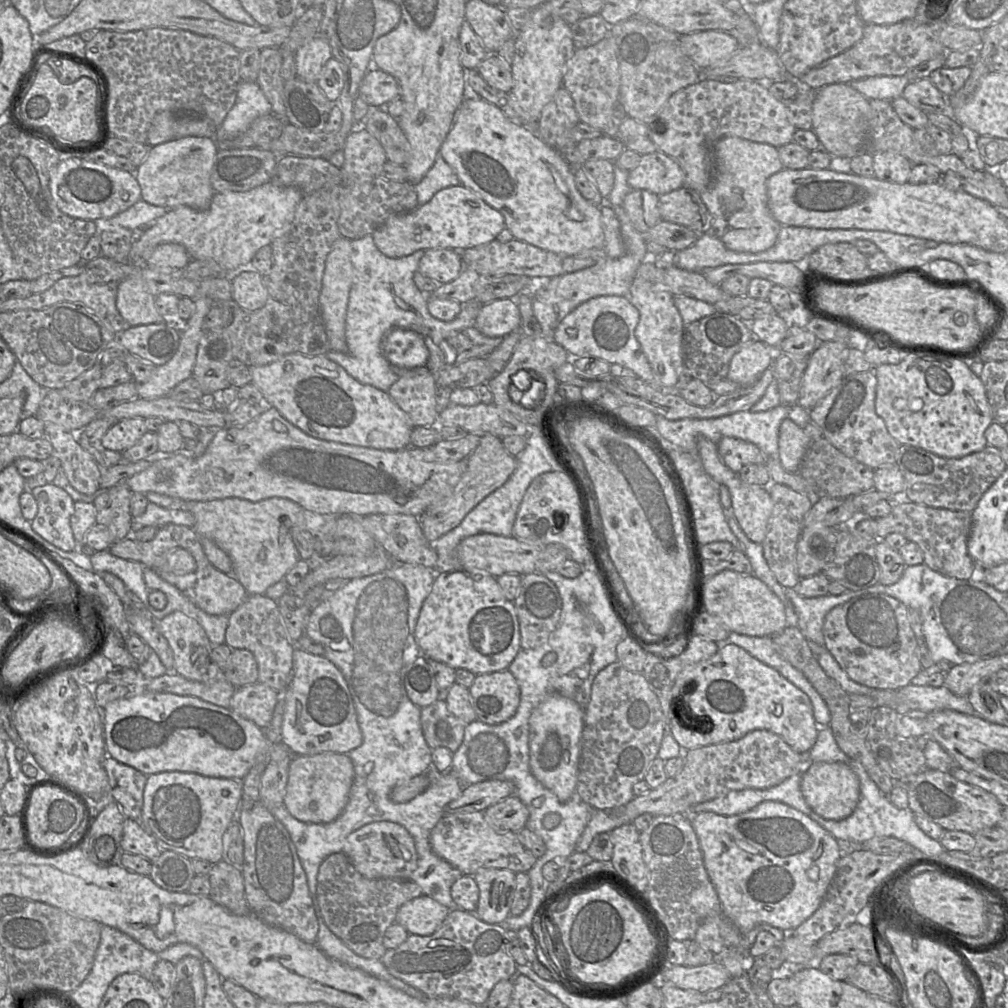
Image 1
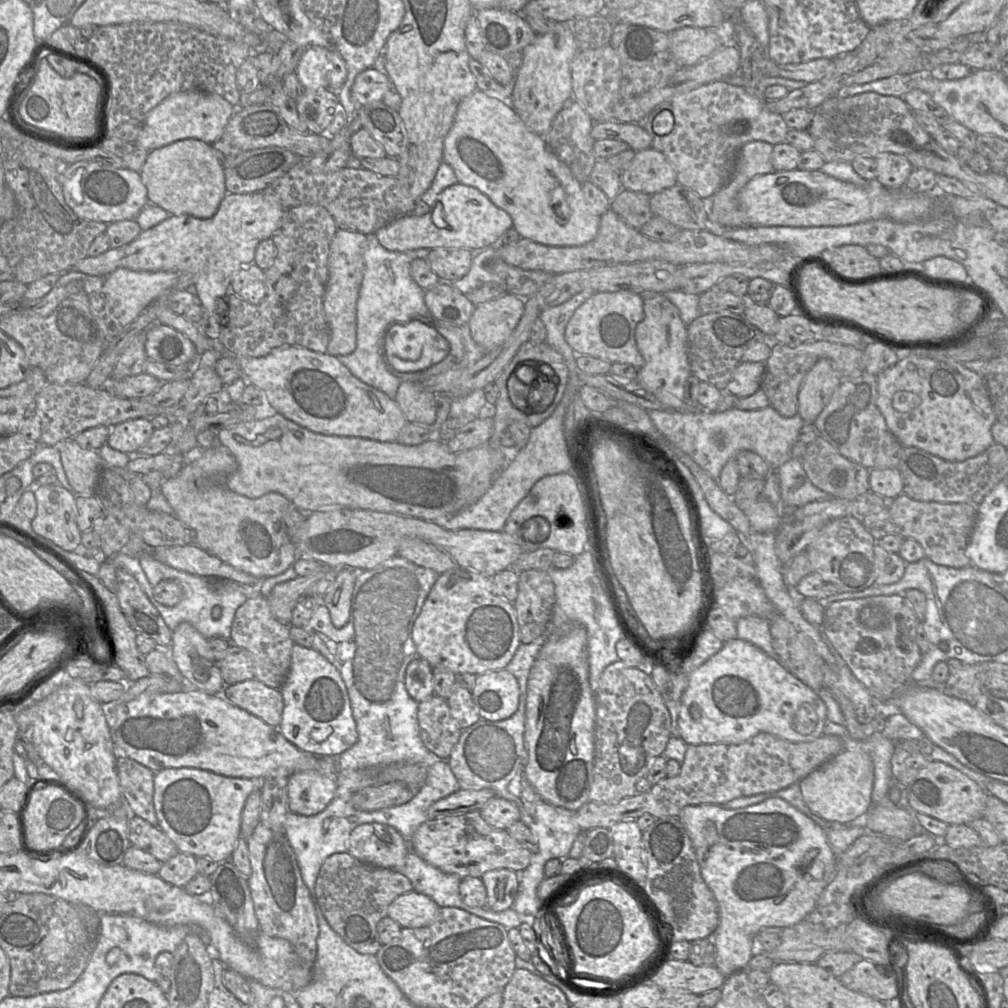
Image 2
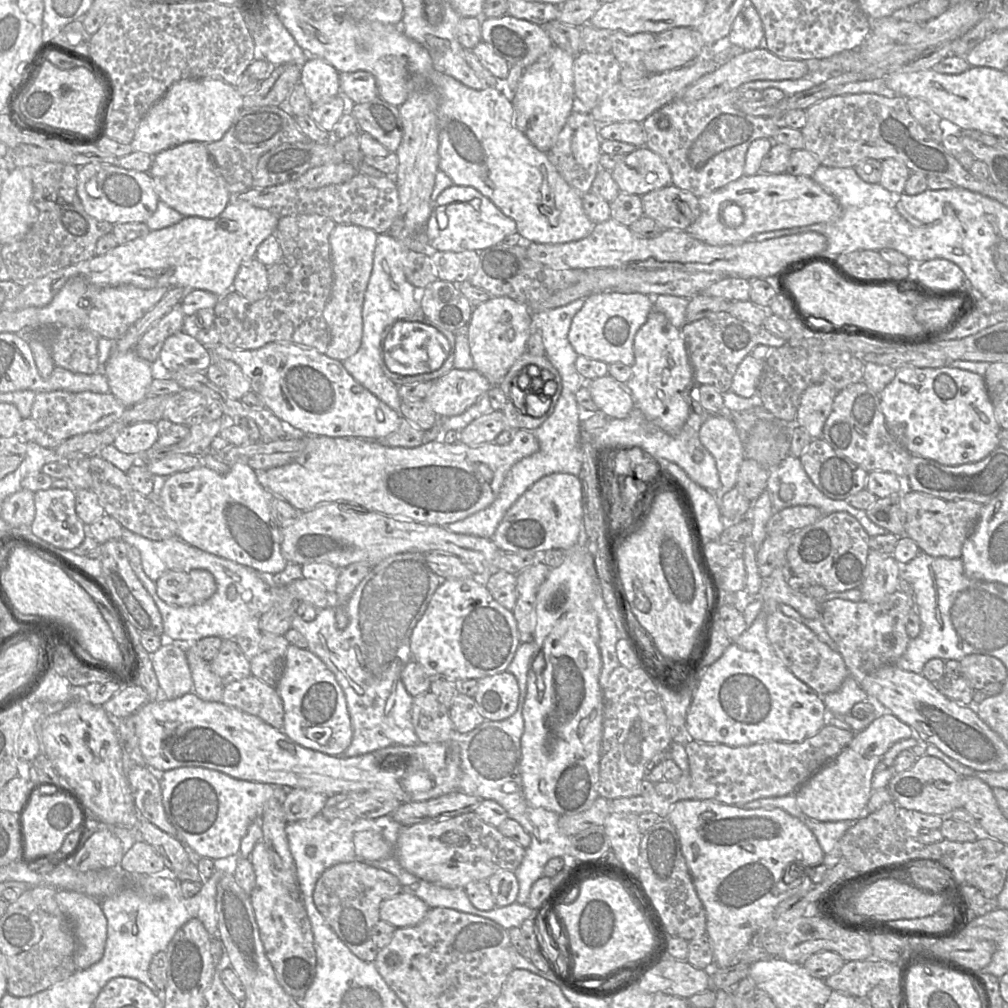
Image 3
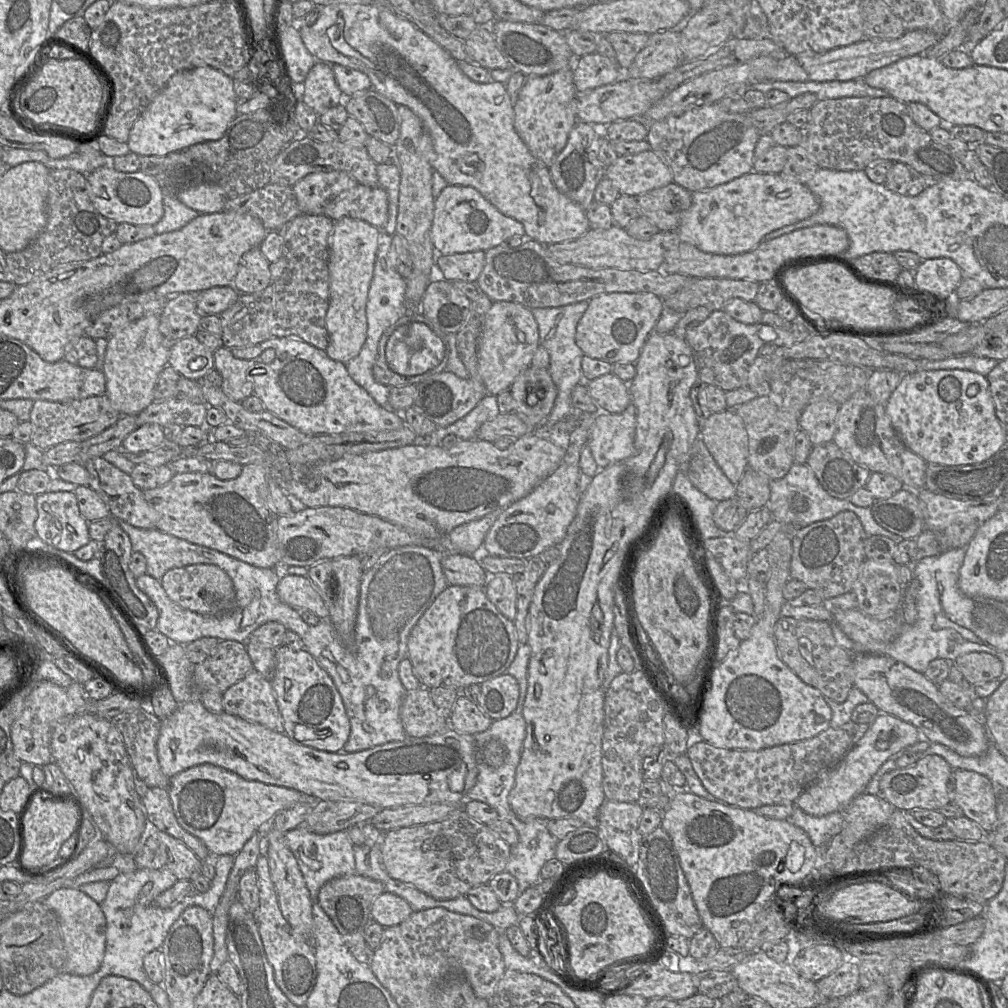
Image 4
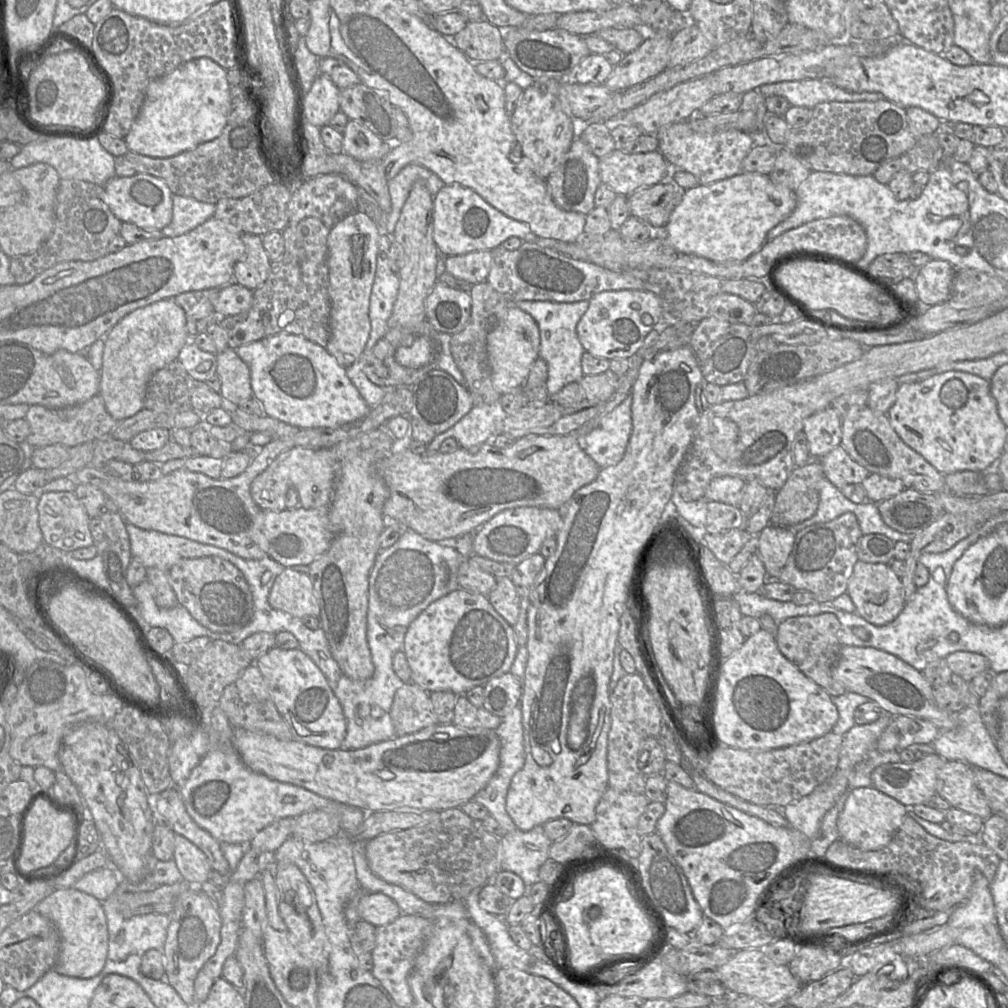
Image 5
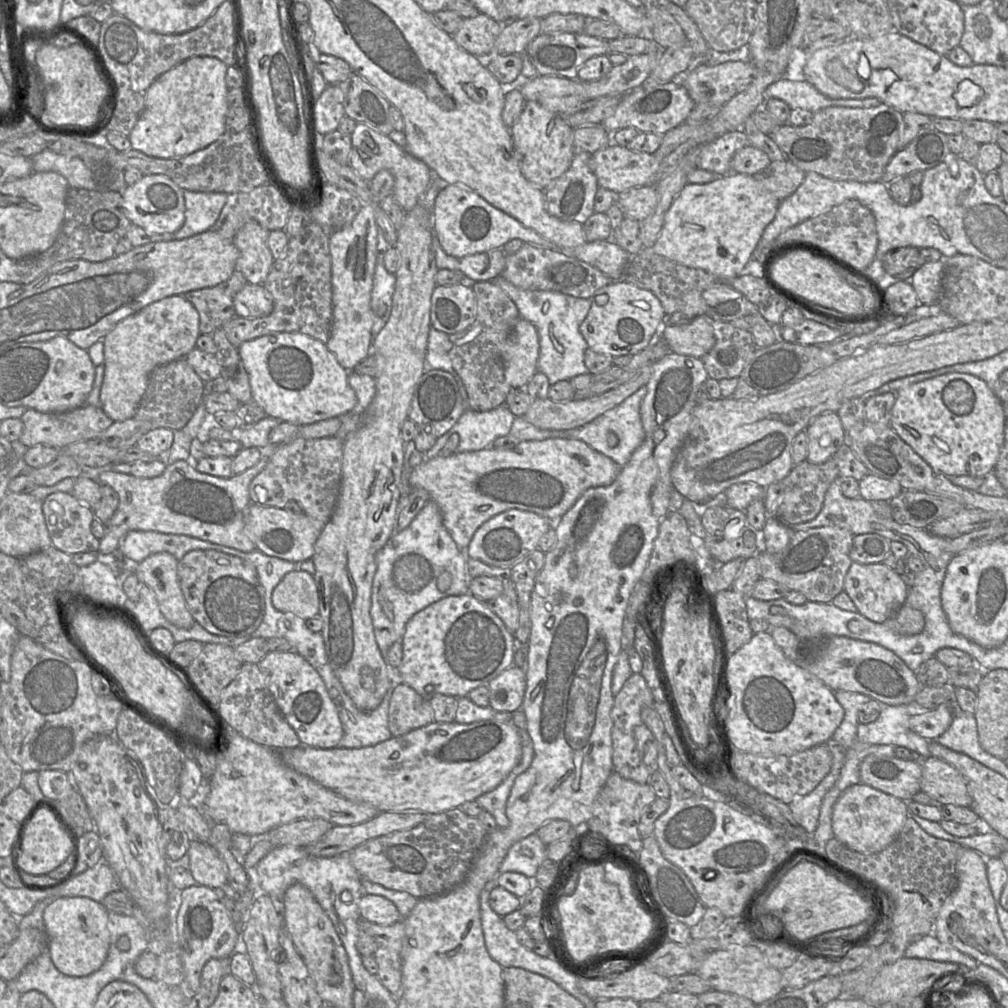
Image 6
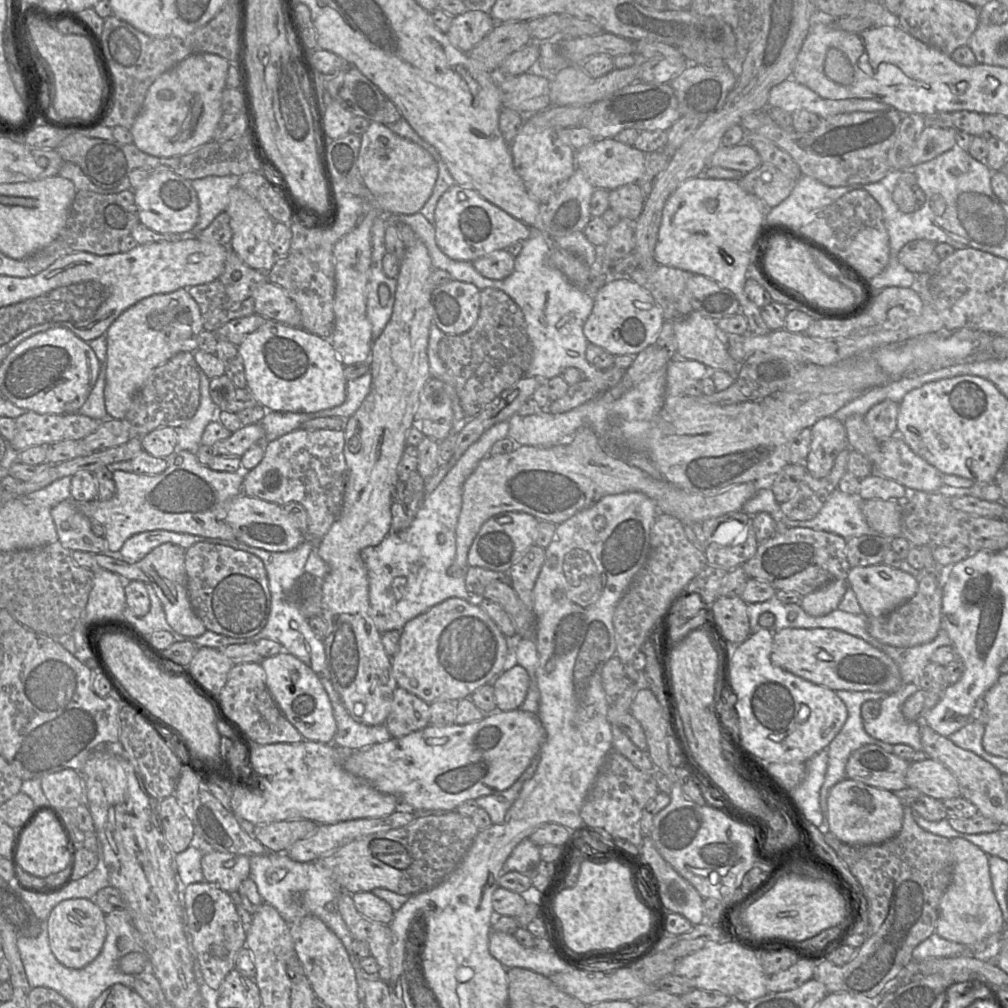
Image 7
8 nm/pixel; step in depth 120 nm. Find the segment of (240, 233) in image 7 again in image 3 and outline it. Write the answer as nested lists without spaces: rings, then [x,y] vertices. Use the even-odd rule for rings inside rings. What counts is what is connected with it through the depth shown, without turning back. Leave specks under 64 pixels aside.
[[[255,257],[243,264],[235,276],[232,290],[249,301],[261,300],[268,290],[267,266]]]

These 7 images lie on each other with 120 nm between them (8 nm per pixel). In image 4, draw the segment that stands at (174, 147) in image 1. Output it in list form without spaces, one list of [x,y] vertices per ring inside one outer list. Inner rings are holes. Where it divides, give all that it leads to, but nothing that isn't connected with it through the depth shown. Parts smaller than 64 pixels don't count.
[[[201,183],[179,191],[176,198],[200,214],[216,213],[224,209],[227,194],[215,183]]]

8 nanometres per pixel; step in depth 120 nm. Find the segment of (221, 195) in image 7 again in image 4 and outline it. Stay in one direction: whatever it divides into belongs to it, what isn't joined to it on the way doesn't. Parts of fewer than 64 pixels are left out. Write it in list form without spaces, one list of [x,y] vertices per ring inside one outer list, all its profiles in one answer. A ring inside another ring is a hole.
[[[164,192],[163,208],[163,217],[153,225],[156,234],[178,230],[200,215],[198,211],[180,202],[176,194],[165,194]]]

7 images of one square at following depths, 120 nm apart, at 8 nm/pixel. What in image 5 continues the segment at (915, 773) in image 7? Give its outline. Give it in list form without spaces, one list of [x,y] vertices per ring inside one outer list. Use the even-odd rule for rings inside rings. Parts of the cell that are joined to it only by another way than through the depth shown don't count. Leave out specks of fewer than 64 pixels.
[[[946,760],[938,770],[936,793],[952,807],[979,816],[984,821],[992,815],[984,795],[975,784],[972,766]]]

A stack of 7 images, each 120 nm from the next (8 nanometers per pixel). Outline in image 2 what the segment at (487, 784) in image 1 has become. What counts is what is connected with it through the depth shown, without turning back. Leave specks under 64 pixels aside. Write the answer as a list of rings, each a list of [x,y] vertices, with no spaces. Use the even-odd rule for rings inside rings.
[[[460,788],[451,795],[434,802],[428,809],[428,819],[451,816],[473,810],[480,810],[496,795],[493,790]]]

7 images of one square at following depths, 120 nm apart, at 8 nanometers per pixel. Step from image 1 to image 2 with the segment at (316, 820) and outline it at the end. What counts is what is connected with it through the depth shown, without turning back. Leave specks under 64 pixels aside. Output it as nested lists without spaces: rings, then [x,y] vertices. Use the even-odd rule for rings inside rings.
[[[317,771],[295,772],[288,777],[288,812],[313,816],[323,811],[335,796],[337,777],[326,777]]]

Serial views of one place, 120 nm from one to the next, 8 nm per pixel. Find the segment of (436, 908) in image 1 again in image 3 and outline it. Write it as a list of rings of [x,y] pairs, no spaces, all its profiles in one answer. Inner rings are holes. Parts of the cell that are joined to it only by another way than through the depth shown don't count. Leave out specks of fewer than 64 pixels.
[[[400,892],[381,903],[379,915],[382,921],[397,929],[418,924],[429,909],[426,903],[415,895]]]

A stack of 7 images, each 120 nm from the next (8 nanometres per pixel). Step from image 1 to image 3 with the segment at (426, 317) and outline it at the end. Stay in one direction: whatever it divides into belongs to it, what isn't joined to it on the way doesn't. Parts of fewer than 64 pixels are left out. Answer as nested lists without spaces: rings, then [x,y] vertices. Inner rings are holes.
[[[424,230],[400,240],[395,239],[389,232],[377,236],[372,271],[364,295],[361,345],[353,356],[342,361],[343,367],[358,383],[398,413],[402,401],[398,392],[399,386],[385,375],[381,366],[383,341],[393,324],[406,321],[407,317],[418,313],[424,290],[411,285],[405,277],[401,262],[401,253],[405,249],[418,253],[426,251],[427,236]]]

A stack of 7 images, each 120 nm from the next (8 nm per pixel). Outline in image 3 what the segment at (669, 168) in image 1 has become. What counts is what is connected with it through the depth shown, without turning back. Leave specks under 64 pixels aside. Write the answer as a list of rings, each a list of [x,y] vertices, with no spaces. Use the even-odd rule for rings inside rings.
[[[645,146],[625,155],[610,172],[620,192],[626,194],[643,196],[672,184],[668,165]]]

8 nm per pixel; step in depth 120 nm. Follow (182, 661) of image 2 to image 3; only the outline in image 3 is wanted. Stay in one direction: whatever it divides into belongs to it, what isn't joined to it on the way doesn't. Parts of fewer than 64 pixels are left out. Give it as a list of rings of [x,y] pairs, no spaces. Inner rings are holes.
[[[187,644],[185,653],[193,680],[193,692],[204,701],[222,702],[224,685],[211,671],[209,662],[196,653],[194,644]]]

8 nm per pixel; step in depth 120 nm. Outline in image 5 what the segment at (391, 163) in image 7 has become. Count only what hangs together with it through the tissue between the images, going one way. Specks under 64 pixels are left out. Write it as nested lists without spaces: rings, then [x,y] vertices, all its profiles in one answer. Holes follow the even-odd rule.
[[[349,119],[342,136],[342,152],[357,160],[381,160],[390,151],[385,142],[355,120]]]

